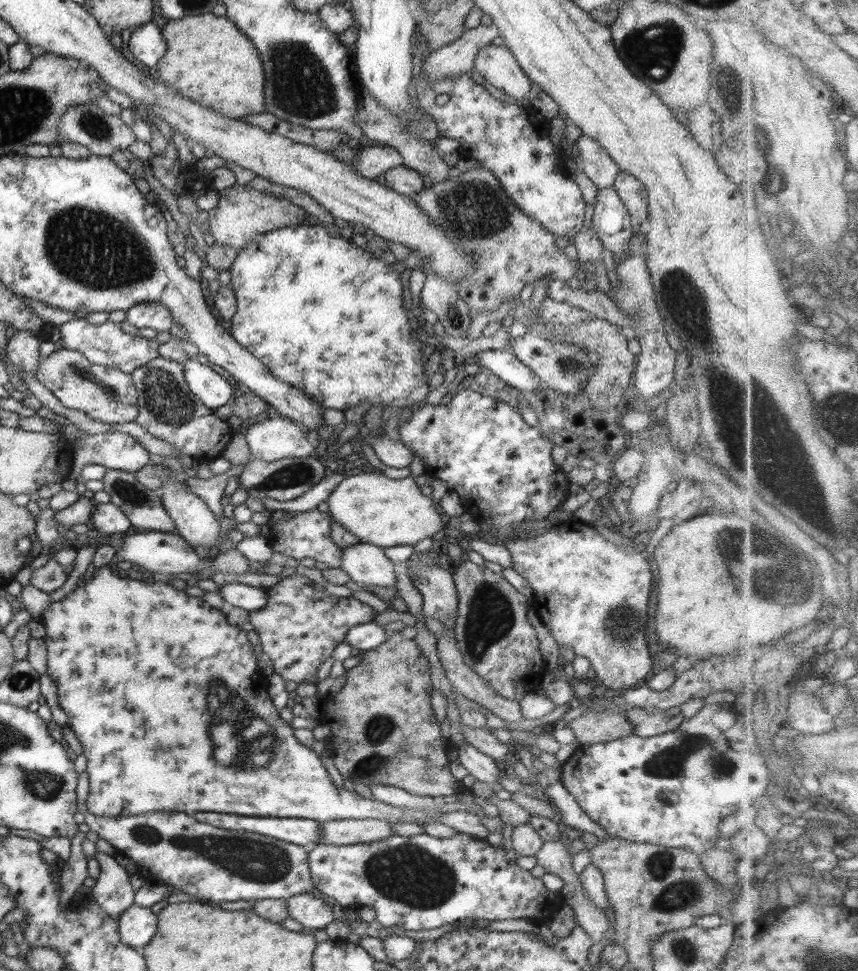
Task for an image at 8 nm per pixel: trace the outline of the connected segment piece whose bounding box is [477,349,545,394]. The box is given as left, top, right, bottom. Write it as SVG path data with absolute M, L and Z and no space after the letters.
M483 350L477 353L484 370L494 373L505 384L527 394L532 390L540 390L544 383L523 362L520 362L508 350Z

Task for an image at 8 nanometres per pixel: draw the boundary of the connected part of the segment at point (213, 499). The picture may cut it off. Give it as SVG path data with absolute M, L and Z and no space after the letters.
M236 465L220 476L215 475L207 479L190 477L188 480L184 480L183 482L192 494L199 496L208 505L208 508L210 508L217 518L220 518L223 515L224 505L222 504L222 495L227 484L227 480L230 476L236 477L242 467L245 467L245 465Z

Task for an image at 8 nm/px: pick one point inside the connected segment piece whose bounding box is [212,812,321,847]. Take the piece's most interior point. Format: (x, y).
(299, 831)

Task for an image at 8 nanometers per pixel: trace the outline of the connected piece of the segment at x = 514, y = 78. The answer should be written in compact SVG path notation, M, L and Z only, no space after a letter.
M489 44L480 49L475 56L474 69L479 71L486 82L504 90L510 100L533 96L530 91L532 81L504 44Z

